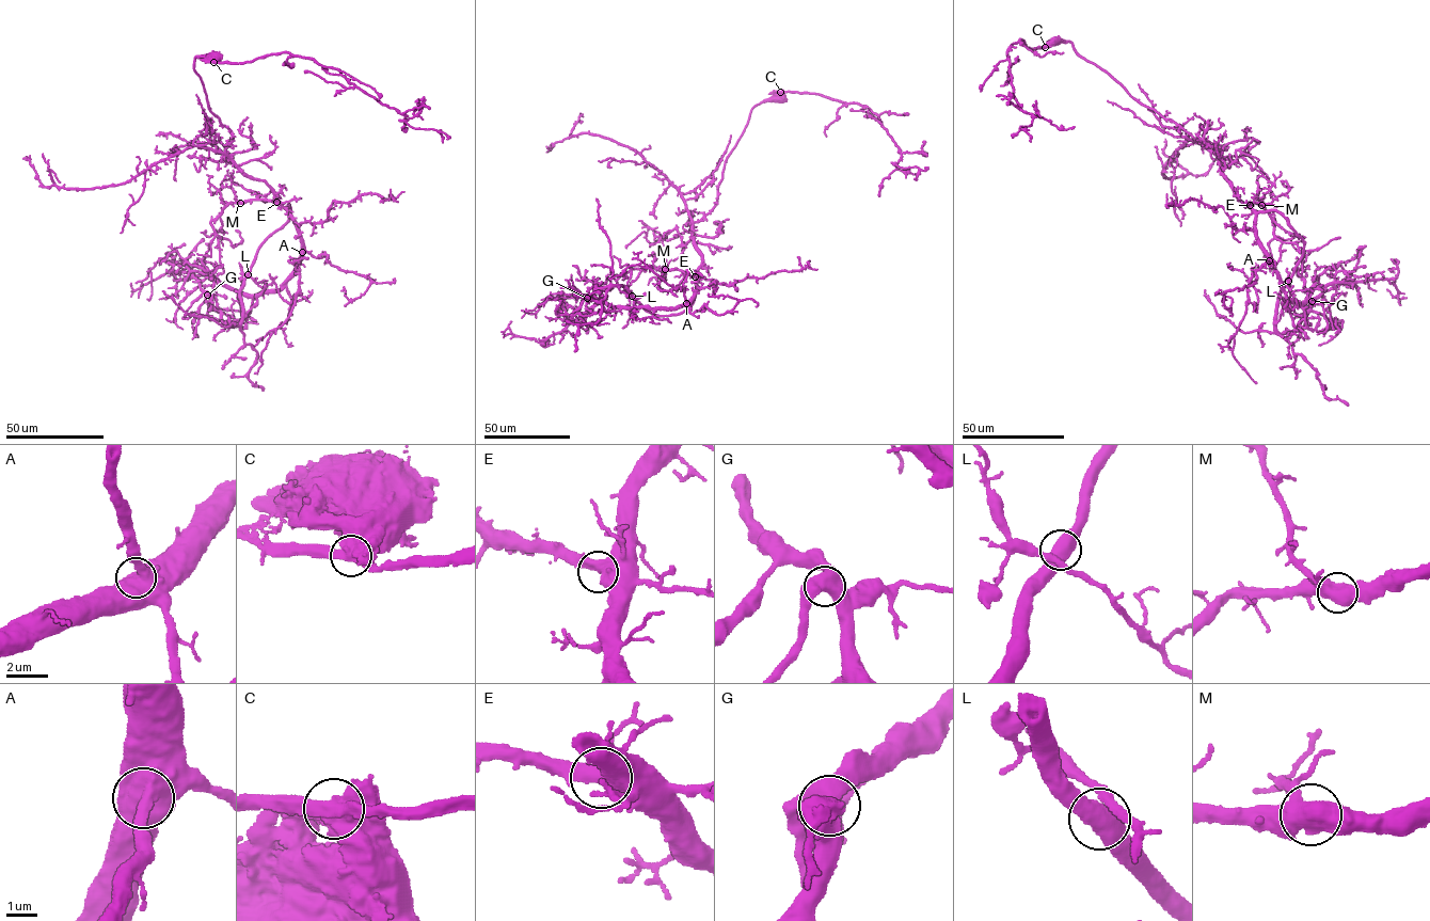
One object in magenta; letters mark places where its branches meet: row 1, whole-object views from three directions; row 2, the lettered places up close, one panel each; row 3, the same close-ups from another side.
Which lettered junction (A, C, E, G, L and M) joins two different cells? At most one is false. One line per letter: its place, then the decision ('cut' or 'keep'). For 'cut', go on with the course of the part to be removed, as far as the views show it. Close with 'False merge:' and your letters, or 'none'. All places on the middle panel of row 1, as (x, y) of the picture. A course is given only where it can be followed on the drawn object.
A: (686, 303) | keep
C: (780, 92) | cut | (781, 92), (813, 93), (868, 106), (876, 113), (898, 146), (901, 158), (895, 164), (918, 167), (914, 178)
E: (695, 276) | keep
G: (587, 298) | keep
L: (632, 296) | keep
M: (665, 269) | keep
False merge: C

